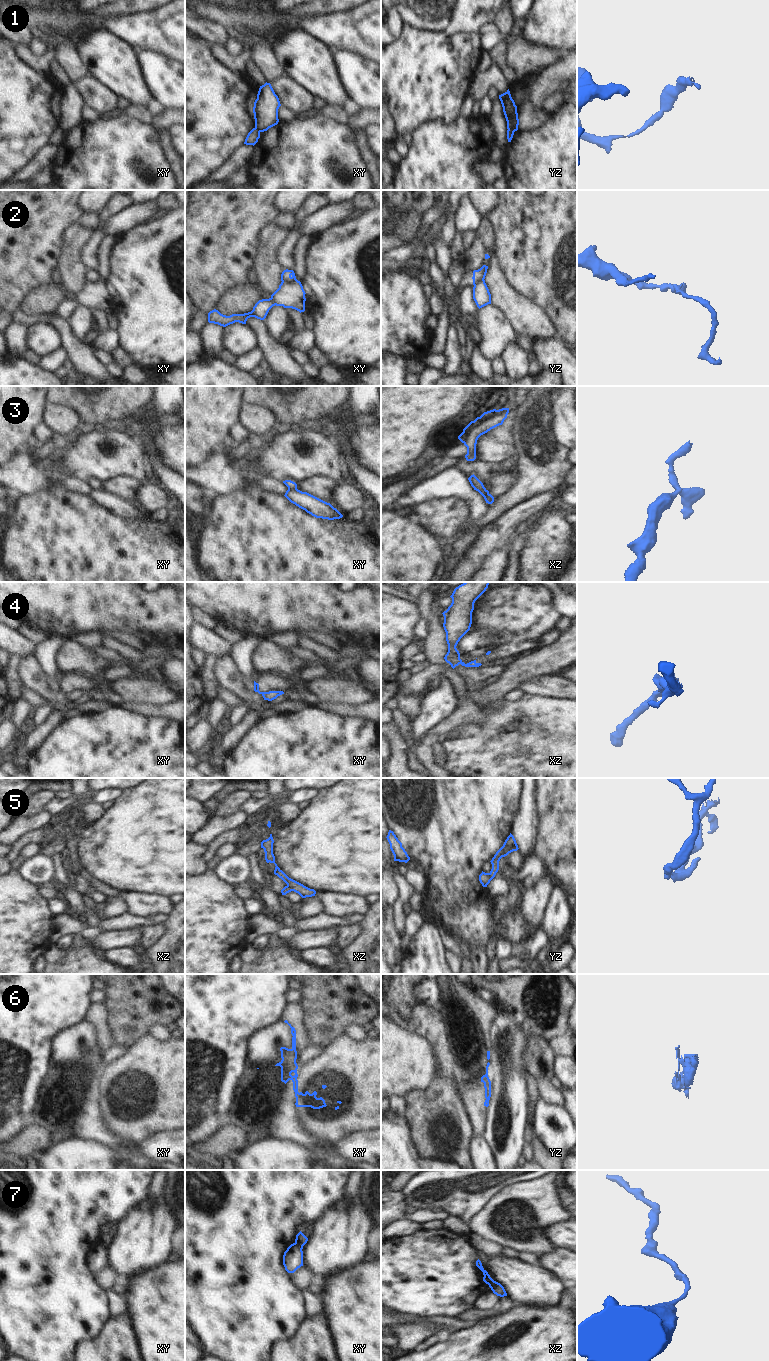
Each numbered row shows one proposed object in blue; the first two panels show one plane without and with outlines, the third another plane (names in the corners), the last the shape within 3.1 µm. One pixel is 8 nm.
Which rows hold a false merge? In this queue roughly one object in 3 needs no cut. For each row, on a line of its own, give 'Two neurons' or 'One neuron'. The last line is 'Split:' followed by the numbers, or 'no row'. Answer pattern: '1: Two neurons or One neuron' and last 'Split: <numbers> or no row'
1: Two neurons
2: Two neurons
3: Two neurons
4: Two neurons
5: Two neurons
6: Two neurons
7: Two neurons
Split: 1, 2, 3, 4, 5, 6, 7.

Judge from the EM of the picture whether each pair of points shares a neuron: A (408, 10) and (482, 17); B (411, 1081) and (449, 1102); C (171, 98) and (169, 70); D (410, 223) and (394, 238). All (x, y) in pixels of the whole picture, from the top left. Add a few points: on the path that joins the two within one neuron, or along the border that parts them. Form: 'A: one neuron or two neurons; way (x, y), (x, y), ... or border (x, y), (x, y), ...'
A: one neuron; way (426, 10), (440, 13), (449, 22), (464, 17)
B: two neurons; border (437, 1069), (425, 1089), (412, 1089), (404, 1098)
C: one neuron; way (171, 91), (169, 77)
D: one neuron; way (406, 227), (398, 235)

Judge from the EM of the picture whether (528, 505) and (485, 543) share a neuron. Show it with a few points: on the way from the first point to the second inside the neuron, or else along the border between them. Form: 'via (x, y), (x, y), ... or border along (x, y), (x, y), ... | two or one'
via (517, 516), (496, 534) | one

